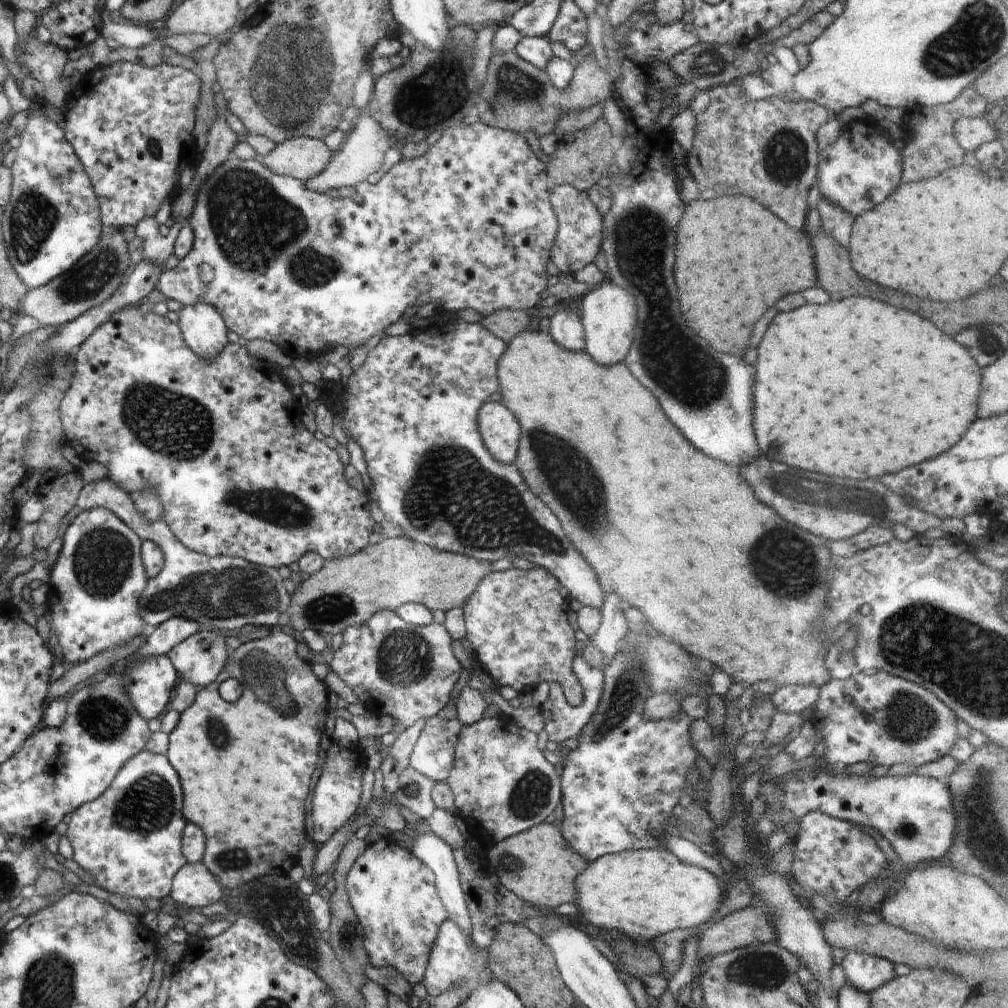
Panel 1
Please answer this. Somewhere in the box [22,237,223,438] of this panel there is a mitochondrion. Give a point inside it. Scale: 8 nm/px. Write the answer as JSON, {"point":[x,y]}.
{"point":[101,269]}

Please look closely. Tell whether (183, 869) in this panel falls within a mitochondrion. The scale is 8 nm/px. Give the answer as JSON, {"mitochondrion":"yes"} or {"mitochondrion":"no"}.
{"mitochondrion":"no"}

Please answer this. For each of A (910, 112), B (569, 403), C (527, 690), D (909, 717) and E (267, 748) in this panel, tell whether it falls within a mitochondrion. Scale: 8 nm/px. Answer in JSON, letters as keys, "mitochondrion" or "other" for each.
{"A":"other","B":"other","C":"other","D":"mitochondrion","E":"other"}

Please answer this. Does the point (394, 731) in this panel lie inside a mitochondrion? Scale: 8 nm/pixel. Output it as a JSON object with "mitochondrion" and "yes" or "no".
{"mitochondrion":"no"}

